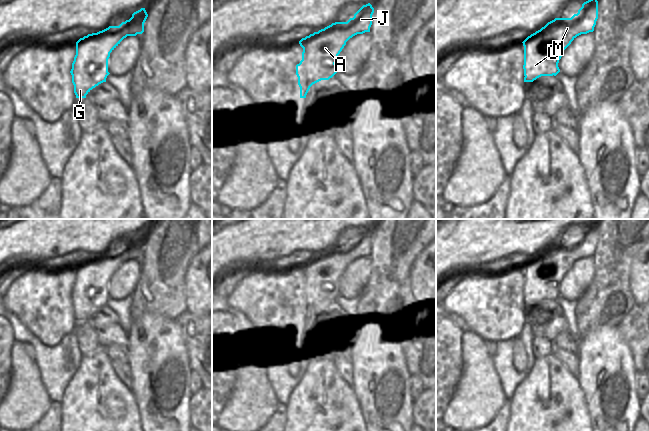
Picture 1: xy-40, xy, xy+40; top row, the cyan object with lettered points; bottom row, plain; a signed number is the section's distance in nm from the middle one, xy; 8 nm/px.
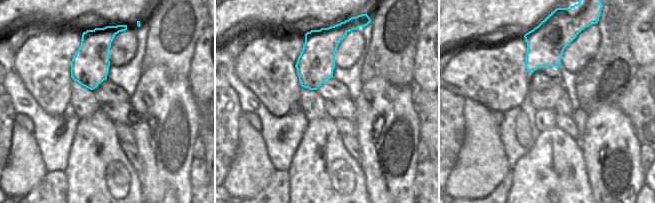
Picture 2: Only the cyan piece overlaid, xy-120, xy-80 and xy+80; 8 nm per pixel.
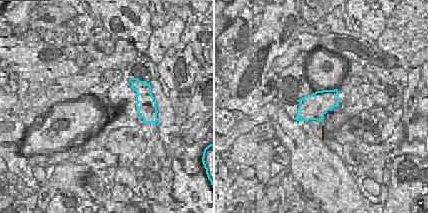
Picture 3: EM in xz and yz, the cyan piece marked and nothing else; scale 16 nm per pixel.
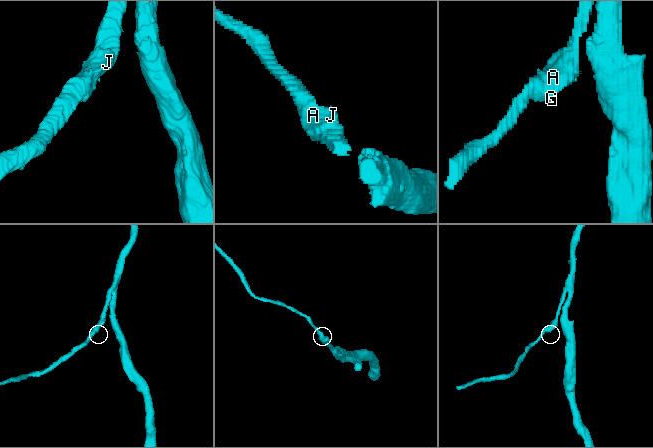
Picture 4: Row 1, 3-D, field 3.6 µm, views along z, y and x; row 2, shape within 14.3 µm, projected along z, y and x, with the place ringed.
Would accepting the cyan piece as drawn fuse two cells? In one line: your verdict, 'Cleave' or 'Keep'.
Keep

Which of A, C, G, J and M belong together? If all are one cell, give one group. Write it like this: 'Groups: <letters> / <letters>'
Groups: A C G J M

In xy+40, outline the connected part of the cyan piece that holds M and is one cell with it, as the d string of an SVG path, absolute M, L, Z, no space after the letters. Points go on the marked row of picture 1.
M588 0L571 18L555 18L528 36L524 46L524 82L541 76L556 76L564 50L581 34L594 31L598 19L598 1Z

